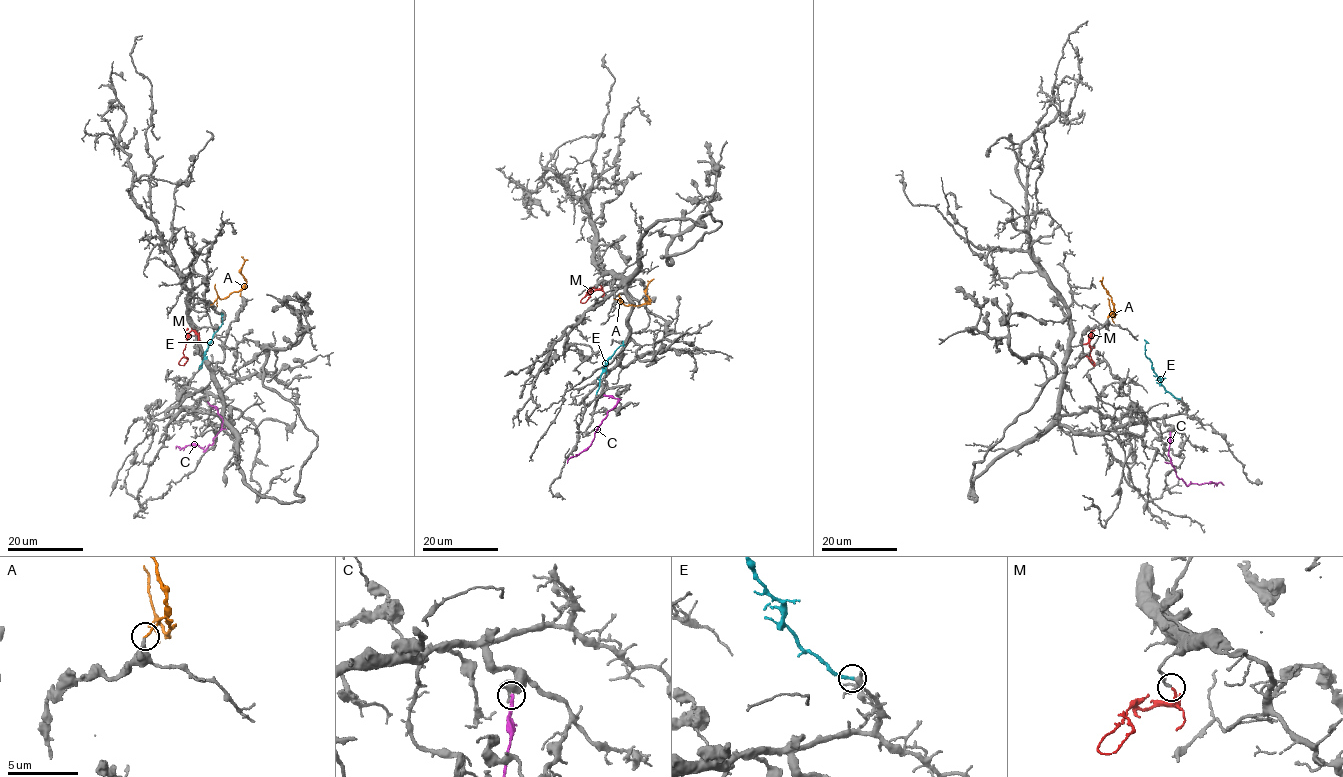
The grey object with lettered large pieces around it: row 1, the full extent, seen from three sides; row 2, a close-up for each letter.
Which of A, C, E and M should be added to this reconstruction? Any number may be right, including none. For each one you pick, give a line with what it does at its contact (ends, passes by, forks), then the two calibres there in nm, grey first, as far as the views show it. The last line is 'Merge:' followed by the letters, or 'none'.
E: it ends; calibres 420 and 220 nm
M: it ends; calibres 180 and 190 nm
Merge: E, M

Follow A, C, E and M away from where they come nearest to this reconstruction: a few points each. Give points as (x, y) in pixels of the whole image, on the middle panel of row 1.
A: (644, 299), (646, 302), (641, 305), (624, 305), (619, 293)
C: (603, 395), (618, 399), (616, 403), (597, 427), (594, 440), (567, 464)
E: (596, 393), (608, 359), (623, 343), (623, 346)
M: (600, 285), (594, 291), (590, 289), (582, 303), (589, 297), (586, 292)

